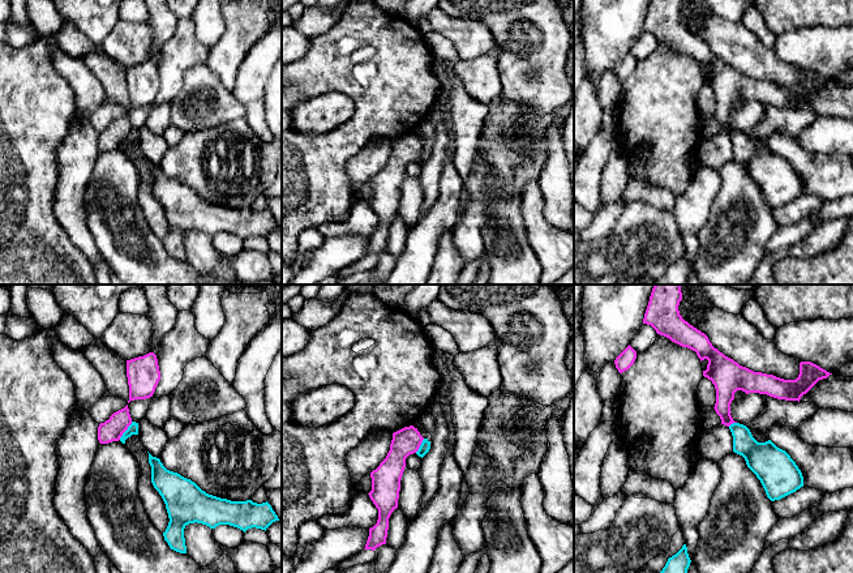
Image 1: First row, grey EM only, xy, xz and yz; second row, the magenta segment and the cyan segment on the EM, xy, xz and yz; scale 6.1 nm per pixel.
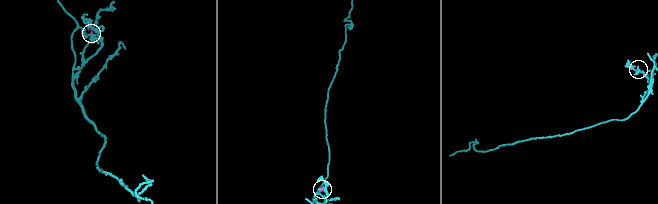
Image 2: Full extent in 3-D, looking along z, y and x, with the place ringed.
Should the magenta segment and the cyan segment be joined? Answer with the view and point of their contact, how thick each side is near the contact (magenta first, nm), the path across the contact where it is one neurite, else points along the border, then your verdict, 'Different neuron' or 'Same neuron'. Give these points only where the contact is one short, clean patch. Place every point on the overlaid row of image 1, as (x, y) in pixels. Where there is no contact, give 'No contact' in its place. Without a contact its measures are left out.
Touches magenta at xy (125, 430). Thickness 140 nm (magenta) against 60 nm. Boundary: xy (132, 422), (119, 439). Different neuron

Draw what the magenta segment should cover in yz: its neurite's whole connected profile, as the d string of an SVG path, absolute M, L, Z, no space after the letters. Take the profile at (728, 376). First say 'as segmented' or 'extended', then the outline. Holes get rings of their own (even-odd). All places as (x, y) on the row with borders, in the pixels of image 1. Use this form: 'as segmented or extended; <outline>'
as segmented; M655 285L643 324L651 325L657 334L672 342L695 351L700 362L708 360L703 376L715 385L716 403L713 409L720 416L721 424L726 427L737 423L730 415L730 403L737 390L800 402L801 397L819 380L832 375L811 362L800 363L800 375L796 380L784 380L742 367L715 348L704 333L682 318L678 311L681 300L681 285Z

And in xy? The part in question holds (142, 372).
as segmented; M154 352L127 360L129 401L153 397L160 380L158 359Z

